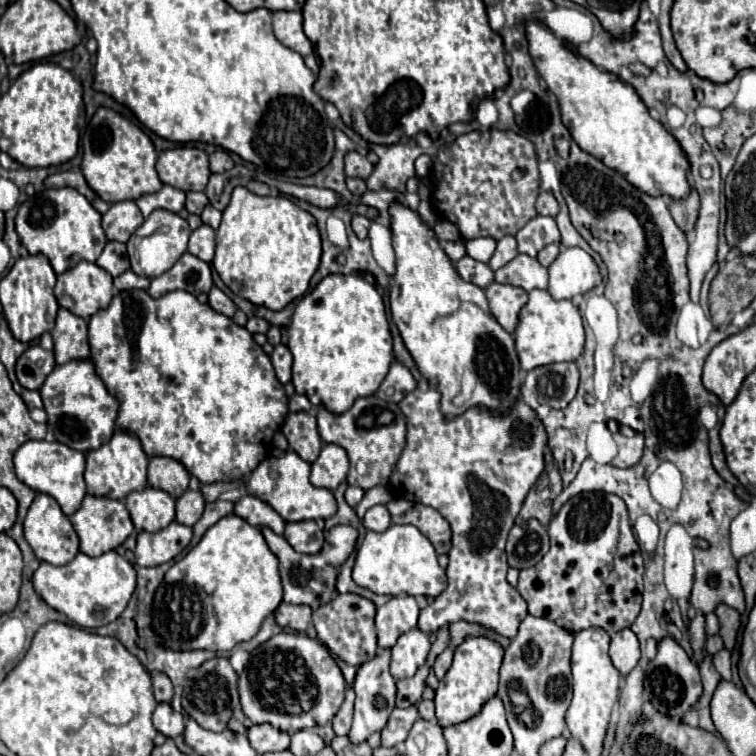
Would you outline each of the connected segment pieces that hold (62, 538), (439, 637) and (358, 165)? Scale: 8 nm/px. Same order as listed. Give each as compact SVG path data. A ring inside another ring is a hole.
M38 494L24 518L24 536L34 550L36 558L48 564L66 564L78 554L78 536L68 520L66 514L62 514L58 502L48 494Z
M442 628L442 630L438 630L438 634L436 634L436 640L434 640L432 650L430 650L428 656L436 658L446 646L450 646L450 632L448 632L448 628Z
M346 152L344 156L344 166L346 166L346 174L348 176L356 176L356 178L362 178L366 180L370 174L372 174L372 164L368 162L366 156L358 154L358 152Z

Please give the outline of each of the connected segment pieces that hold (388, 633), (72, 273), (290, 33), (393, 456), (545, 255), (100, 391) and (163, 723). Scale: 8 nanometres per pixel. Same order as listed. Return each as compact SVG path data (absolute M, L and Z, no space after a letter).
M394 596L384 606L377 607L375 616L377 644L380 648L392 648L406 630L416 628L418 606L412 596Z
M78 262L78 266L58 276L54 294L62 308L68 308L76 316L90 318L100 308L110 304L114 286L110 274L94 262Z
M284 10L274 12L272 14L272 28L274 28L274 36L284 46L296 50L302 56L314 54L314 48L302 28L302 14L300 12L284 12Z
M376 394L358 398L354 406L342 414L332 414L324 406L316 412L320 438L326 444L338 444L348 452L350 472L348 484L370 490L378 484L388 484L396 460L406 442L406 418L394 402L386 402Z
M548 244L548 246L544 246L544 248L538 252L536 258L538 258L538 262L540 262L542 266L550 266L550 264L556 260L558 252L560 252L558 244Z
M90 358L70 360L62 366L54 366L40 388L40 396L48 414L48 428L54 432L58 442L80 452L96 450L102 444L110 442L116 430L120 402L114 394L108 392L100 376L96 374L94 362Z
M160 702L152 714L152 724L158 732L162 732L168 738L176 738L184 732L184 718L182 714L174 712L168 702Z

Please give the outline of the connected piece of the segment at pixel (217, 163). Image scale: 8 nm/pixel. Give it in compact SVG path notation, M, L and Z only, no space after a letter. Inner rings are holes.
M218 148L216 152L210 154L210 170L212 172L226 172L230 168L234 168L234 160L230 158L230 154L226 150Z

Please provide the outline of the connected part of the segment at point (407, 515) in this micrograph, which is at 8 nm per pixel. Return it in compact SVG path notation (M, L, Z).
M396 498L386 504L394 524L412 524L416 526L436 548L438 554L448 554L450 550L450 524L448 520L434 508L424 506L420 502L412 502L406 498Z

